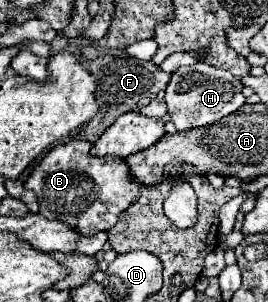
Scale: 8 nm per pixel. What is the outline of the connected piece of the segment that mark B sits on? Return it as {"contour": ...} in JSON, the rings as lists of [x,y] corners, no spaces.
{"contour":[[[71,140],[67,144],[59,144],[55,146],[29,174],[25,188],[33,190],[37,200],[39,200],[39,214],[45,216],[47,220],[61,220],[65,224],[69,224],[73,230],[77,230],[83,236],[95,236],[101,230],[109,230],[119,214],[131,204],[135,202],[135,196],[139,196],[139,184],[131,178],[129,168],[125,164],[123,158],[115,158],[115,156],[91,156],[91,142],[87,140]]]}

